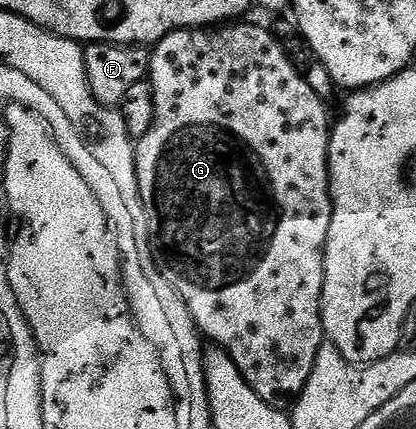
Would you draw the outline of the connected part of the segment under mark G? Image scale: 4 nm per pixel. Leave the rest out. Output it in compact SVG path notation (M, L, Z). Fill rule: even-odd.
M227 23L222 27L201 29L178 29L161 39L151 49L151 72L149 80L153 91L153 127L135 145L137 187L140 189L140 203L145 211L142 228L147 232L146 248L161 275L181 295L185 307L195 320L195 328L224 349L237 363L237 371L257 391L265 403L275 409L286 410L294 406L301 395L313 363L325 344L323 316L320 303L323 302L323 256L331 222L331 180L327 174L327 156L332 122L327 121L327 109L315 89L299 74L299 69L287 58L279 41L267 29L259 25Z

